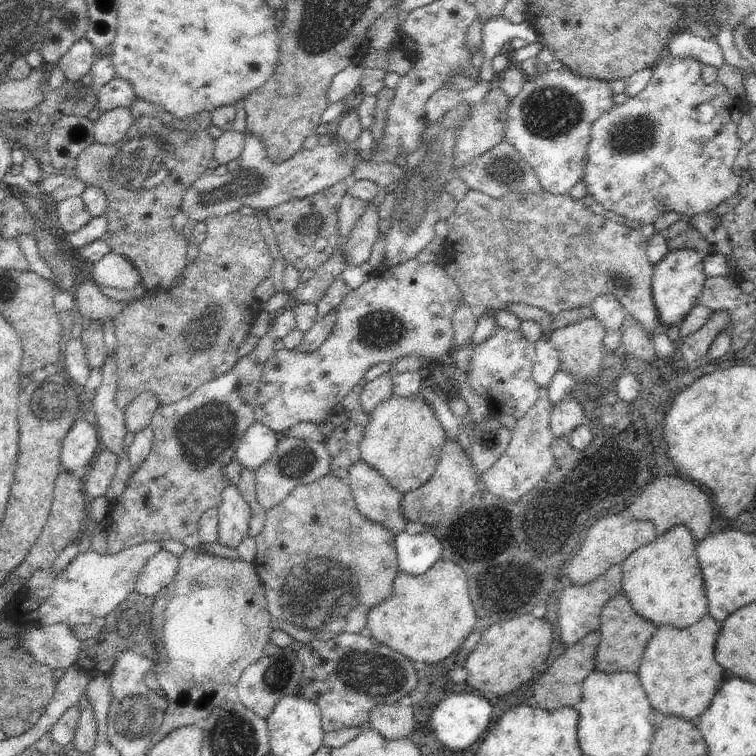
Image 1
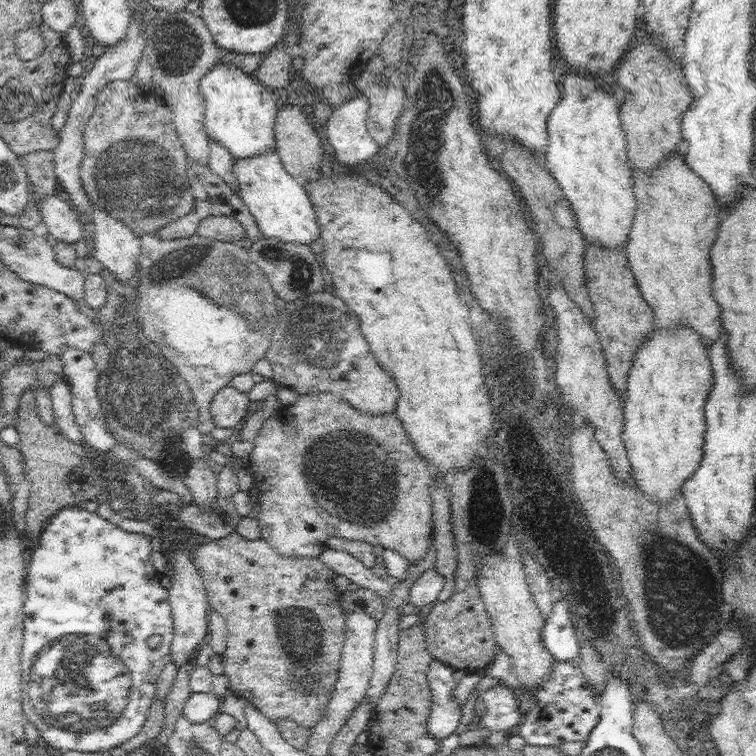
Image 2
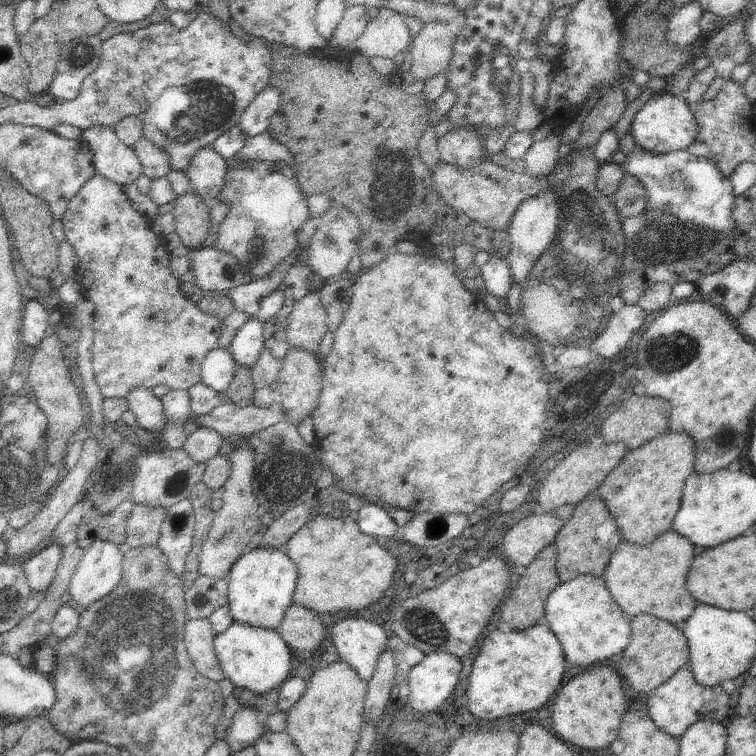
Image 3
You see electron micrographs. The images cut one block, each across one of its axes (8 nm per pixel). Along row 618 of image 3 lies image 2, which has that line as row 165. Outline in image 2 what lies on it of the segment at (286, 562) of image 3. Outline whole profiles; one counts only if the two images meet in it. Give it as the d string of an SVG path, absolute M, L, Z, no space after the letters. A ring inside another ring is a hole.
M276 149L252 158L234 158L233 173L239 182L240 198L255 218L262 236L308 245L321 238L317 216L304 183L284 168Z

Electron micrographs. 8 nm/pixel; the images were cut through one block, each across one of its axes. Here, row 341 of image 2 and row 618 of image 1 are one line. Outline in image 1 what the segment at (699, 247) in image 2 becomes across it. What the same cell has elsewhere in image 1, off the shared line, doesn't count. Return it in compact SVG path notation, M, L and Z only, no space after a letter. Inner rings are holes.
M706 615L700 622L690 628L675 628L674 626L660 626L648 648L642 656L638 678L648 694L648 700L654 710L664 714L676 714L686 720L694 720L708 708L716 690L726 680L726 670L714 658L714 644L720 634L722 624L718 624L712 616Z

